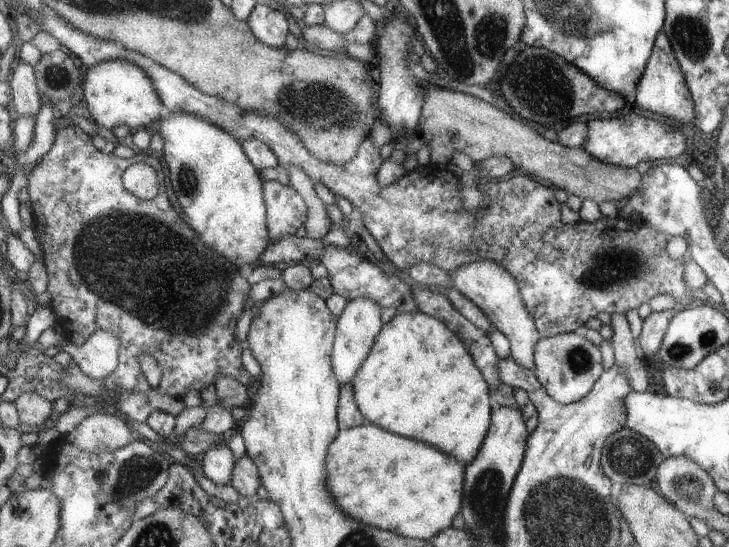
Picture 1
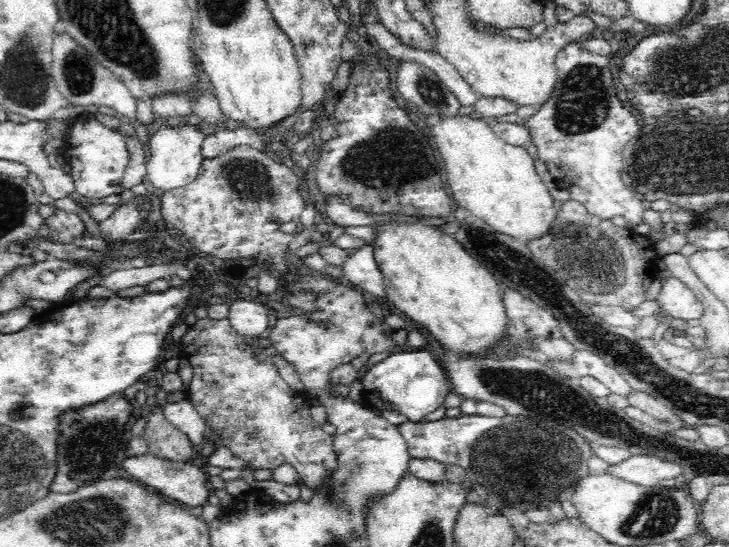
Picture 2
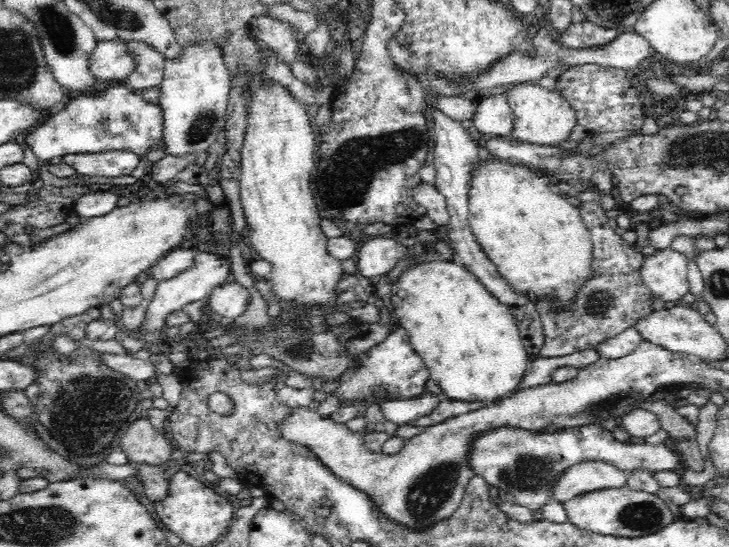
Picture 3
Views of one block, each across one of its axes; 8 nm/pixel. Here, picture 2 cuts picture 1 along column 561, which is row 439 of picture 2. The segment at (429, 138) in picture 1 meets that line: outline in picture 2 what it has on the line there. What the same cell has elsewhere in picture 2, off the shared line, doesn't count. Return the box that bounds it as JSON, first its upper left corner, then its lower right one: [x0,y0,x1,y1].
[143,406,194,462]

